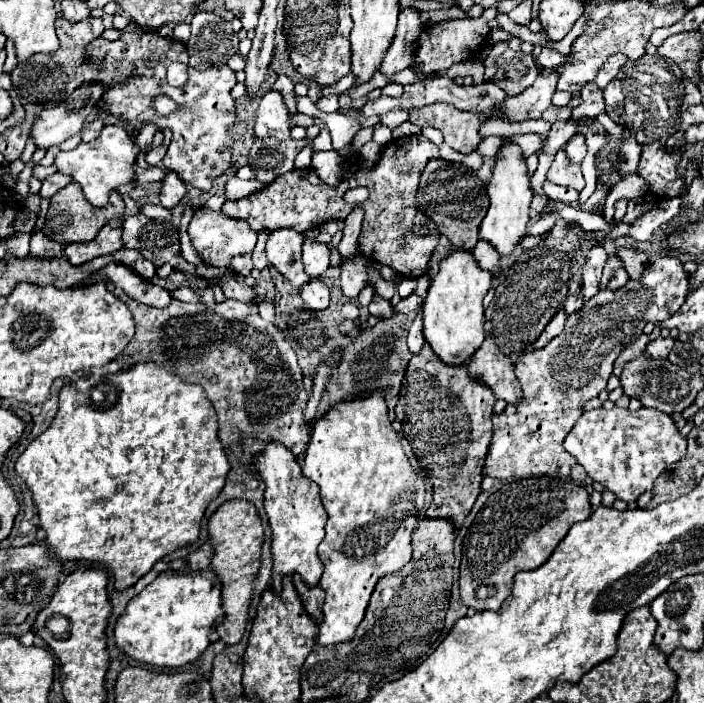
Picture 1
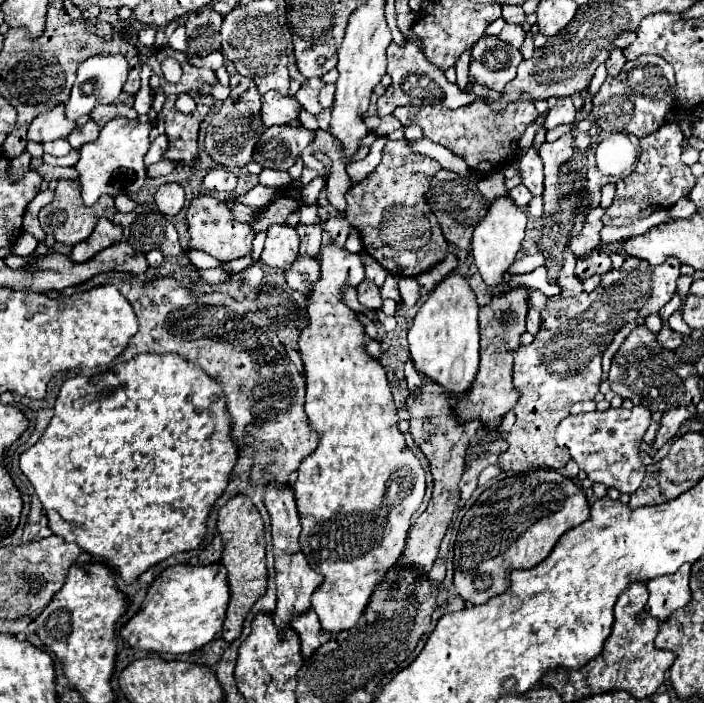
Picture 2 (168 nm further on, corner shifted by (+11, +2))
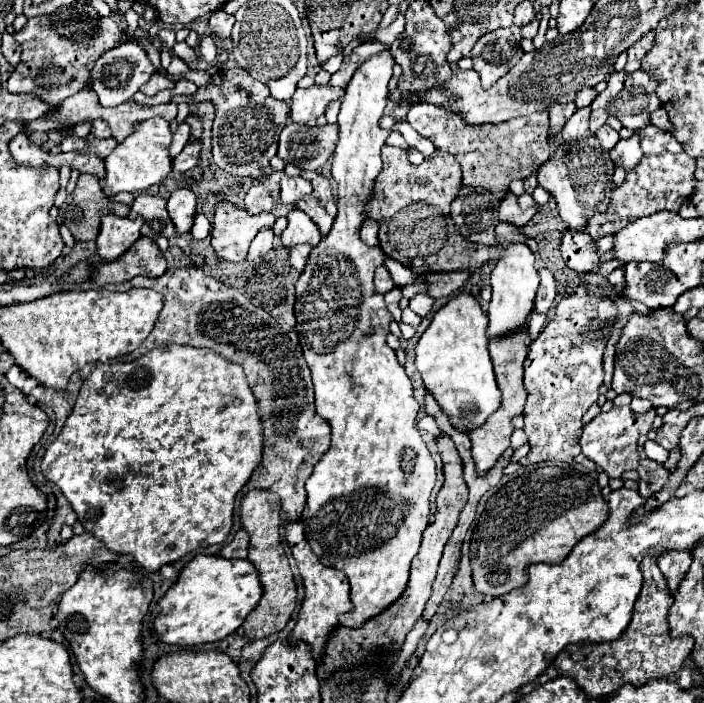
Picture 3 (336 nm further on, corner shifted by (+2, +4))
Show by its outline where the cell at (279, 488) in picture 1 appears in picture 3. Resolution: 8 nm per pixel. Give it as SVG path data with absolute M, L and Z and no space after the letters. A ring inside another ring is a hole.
M297 519L297 521L289 521L285 525L285 539L293 551L293 557L297 561L297 569L301 573L301 581L303 581L303 587L305 587L305 595L303 595L303 601L301 601L301 609L299 609L299 615L297 615L297 623L295 623L295 629L293 629L293 639L301 639L305 641L315 659L321 659L321 647L325 645L325 639L329 635L329 631L333 631L333 627L339 625L339 615L349 611L351 609L351 603L349 603L349 583L345 579L345 573L335 569L335 567L325 567L321 565L321 561L313 555L305 535L303 535L303 523Z

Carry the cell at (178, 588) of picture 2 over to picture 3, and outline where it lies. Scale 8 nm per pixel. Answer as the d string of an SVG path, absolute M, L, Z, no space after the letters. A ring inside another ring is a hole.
M197 555L181 569L177 581L161 597L159 613L153 617L153 637L159 643L179 647L221 641L241 627L247 613L261 599L261 593L257 569L247 559Z

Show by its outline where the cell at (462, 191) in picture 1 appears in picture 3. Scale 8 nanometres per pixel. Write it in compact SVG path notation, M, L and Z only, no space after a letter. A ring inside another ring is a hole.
M461 185L457 197L451 203L451 217L457 231L465 239L491 245L495 243L495 227L499 223L497 209L499 199L491 191Z

